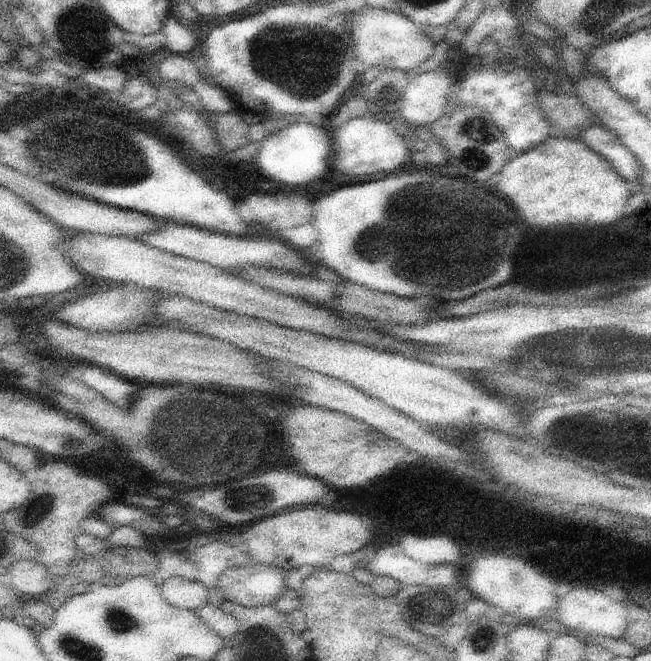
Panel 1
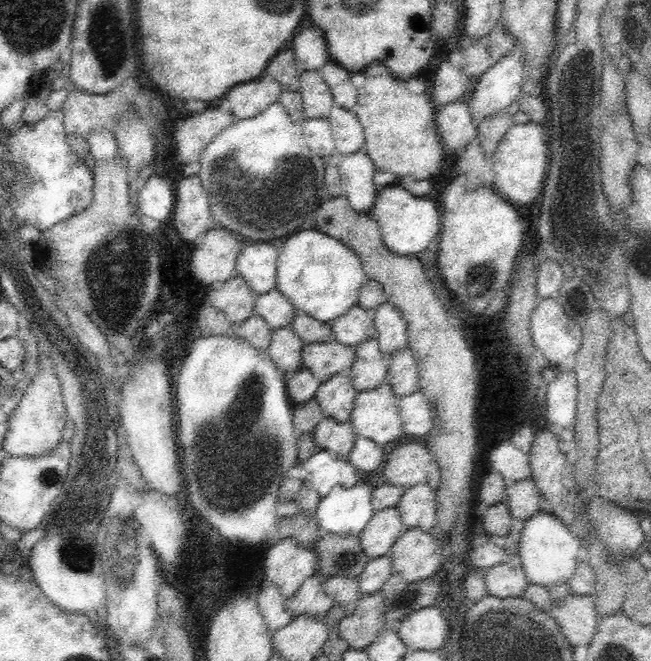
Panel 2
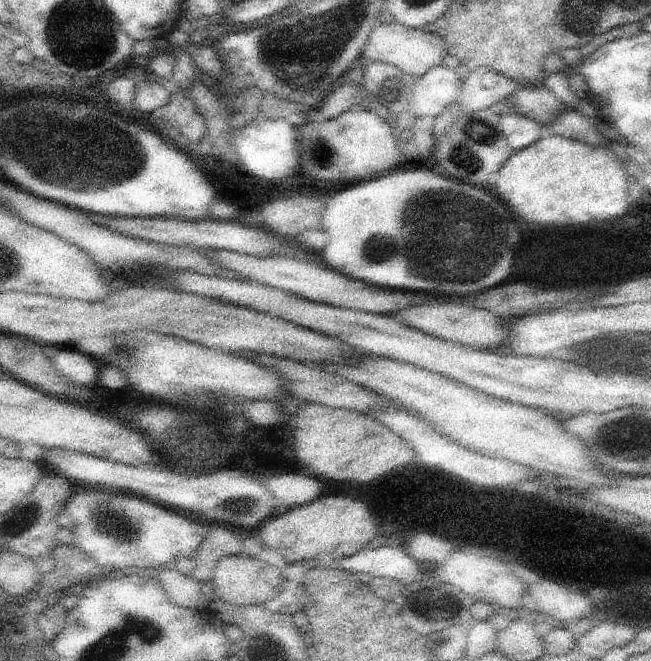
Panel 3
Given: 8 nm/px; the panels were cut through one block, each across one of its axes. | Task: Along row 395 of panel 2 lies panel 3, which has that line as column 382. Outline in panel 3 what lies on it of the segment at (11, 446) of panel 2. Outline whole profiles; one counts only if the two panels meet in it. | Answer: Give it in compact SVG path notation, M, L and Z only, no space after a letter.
M379 24L375 26L375 30L371 32L361 58L365 62L383 62L383 64L391 64L395 66L401 74L411 76L411 78L421 78L423 74L427 74L429 70L433 70L435 66L443 64L443 58L447 56L447 46L443 42L443 38L439 38L437 34L427 34L423 30L413 30L413 28L405 28L403 24Z

